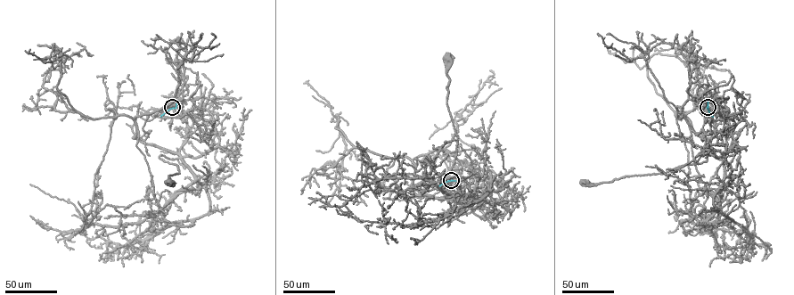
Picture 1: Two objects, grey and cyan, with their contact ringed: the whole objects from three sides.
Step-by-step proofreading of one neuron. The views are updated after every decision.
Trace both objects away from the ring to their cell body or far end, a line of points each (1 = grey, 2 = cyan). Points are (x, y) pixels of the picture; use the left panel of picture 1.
1: (173, 107), (178, 101), (167, 112), (183, 118), (188, 138), (179, 158), (159, 157), (177, 166), (168, 182)
2: (173, 108), (160, 117)

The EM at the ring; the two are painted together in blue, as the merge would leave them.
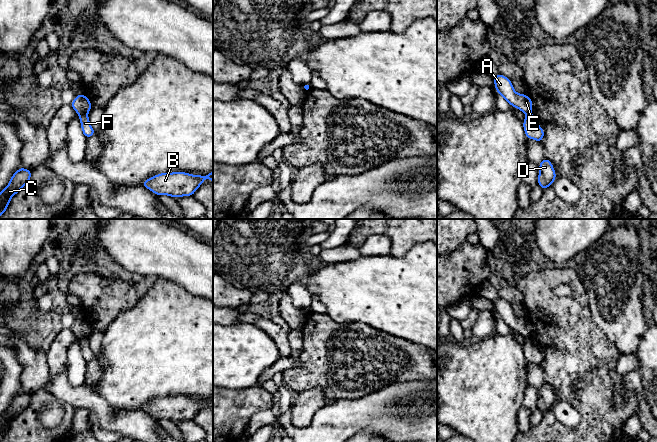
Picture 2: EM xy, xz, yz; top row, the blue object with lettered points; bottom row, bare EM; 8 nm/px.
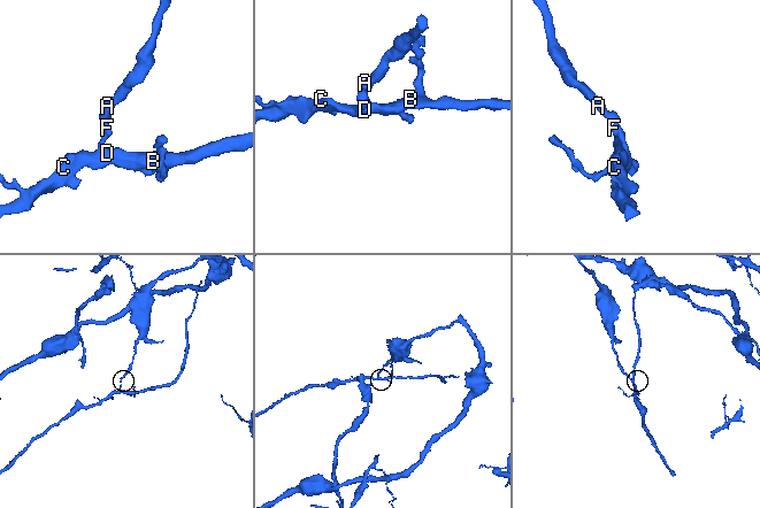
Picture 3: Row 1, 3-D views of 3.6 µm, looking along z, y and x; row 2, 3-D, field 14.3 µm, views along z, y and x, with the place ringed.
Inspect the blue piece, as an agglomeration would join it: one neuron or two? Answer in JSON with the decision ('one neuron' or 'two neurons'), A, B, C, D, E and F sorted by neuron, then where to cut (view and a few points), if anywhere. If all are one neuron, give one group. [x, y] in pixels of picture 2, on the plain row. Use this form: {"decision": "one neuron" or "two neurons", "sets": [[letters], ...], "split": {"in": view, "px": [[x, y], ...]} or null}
{"decision": "two neurons", "sets": [["A", "E"], ["B", "C", "D", "F"]], "split": {"in": "xy", "px": [[86, 336], [79, 339]]}}

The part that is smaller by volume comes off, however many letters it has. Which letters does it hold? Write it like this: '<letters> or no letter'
B, C, D, F

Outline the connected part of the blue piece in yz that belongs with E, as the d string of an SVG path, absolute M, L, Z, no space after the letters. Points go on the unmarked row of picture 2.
M498 298L492 301L492 303L498 318L500 318L511 330L524 337L531 337L533 330L532 324L526 318L516 317L509 302Z

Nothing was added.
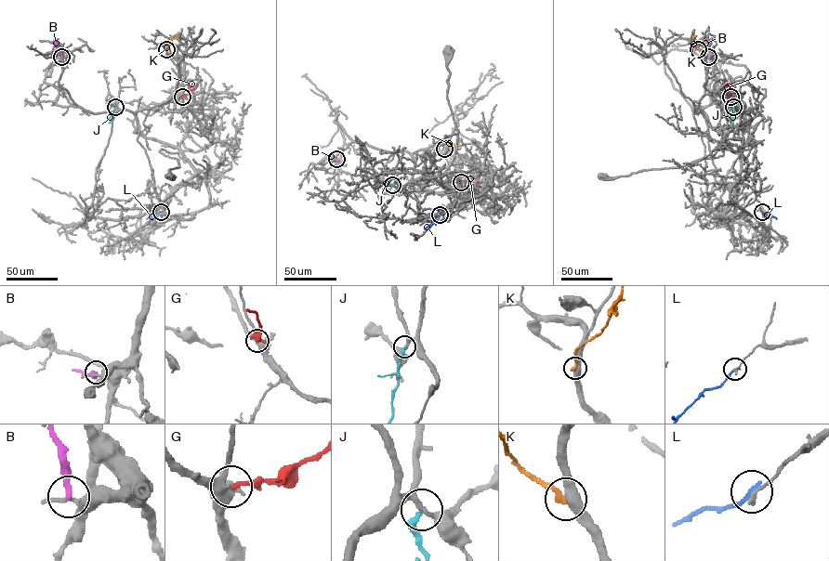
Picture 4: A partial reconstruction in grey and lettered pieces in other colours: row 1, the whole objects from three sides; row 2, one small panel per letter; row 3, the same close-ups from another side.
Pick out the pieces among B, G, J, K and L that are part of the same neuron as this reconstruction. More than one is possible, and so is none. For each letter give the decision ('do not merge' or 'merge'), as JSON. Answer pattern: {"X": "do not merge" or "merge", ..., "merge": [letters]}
{"B": "do not merge", "G": "merge", "J": "do not merge", "K": "do not merge", "L": "do not merge", "merge": ["G"]}

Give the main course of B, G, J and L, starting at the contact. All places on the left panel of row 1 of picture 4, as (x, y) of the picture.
B: (61, 57), (55, 42), (59, 39)
G: (182, 97), (191, 92), (192, 83)
J: (116, 107), (109, 123)
L: (162, 212), (147, 219)

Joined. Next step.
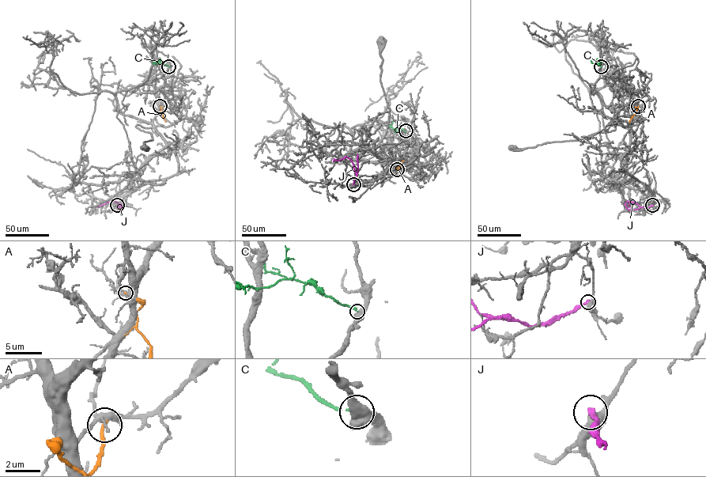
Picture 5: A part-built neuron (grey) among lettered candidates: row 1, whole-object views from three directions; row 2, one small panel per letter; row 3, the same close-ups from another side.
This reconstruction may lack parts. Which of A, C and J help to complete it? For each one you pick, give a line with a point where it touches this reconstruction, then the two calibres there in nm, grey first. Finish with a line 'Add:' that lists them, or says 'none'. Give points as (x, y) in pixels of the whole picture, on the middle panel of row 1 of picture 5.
Add: none

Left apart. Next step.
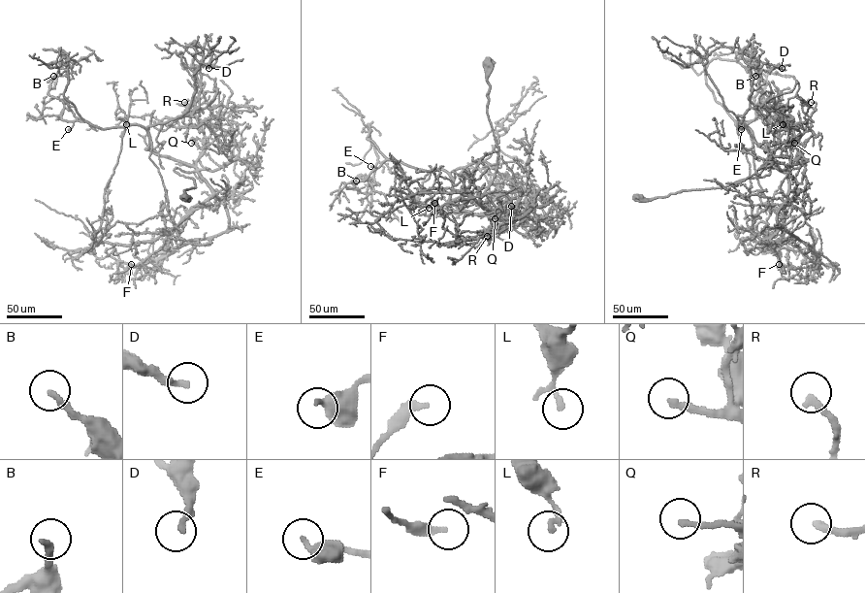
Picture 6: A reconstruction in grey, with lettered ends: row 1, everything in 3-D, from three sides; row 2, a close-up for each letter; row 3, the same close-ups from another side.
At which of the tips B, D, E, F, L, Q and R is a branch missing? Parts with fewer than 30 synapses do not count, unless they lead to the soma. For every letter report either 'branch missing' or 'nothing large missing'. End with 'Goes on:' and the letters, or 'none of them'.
B: nothing large missing
D: nothing large missing
E: nothing large missing
F: nothing large missing
L: nothing large missing
Q: branch missing
R: branch missing
Goes on: Q, R

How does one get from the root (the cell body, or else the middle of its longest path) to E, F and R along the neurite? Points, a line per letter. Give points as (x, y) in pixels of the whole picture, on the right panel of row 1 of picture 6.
E: (638, 197), (788, 171), (784, 149), (762, 148), (735, 121), (741, 129)
F: (638, 197), (721, 188), (769, 175), (770, 167), (787, 171), (784, 218), (770, 240), (779, 264)
R: (638, 197), (655, 199), (683, 191), (721, 188), (769, 175), (770, 167), (785, 172), (816, 107), (811, 102)

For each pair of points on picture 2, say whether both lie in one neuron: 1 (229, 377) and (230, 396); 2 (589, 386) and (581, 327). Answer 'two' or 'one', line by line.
1: two
2: one

